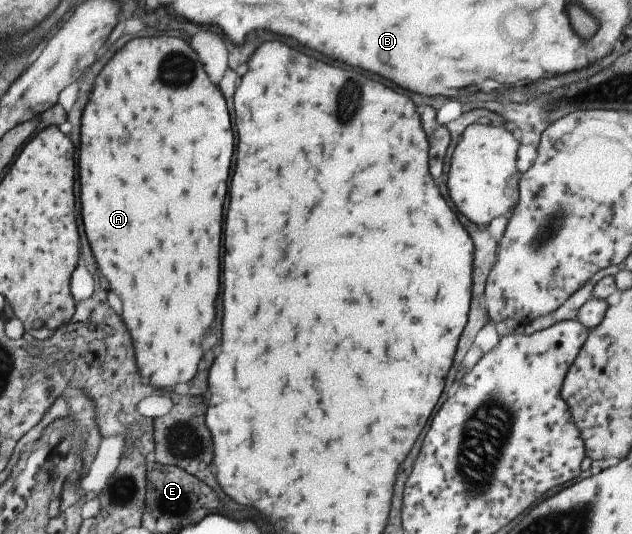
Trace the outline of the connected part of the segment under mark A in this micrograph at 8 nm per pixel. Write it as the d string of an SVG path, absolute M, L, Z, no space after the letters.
M150 36L150 38L134 38L122 46L100 70L94 78L88 104L82 110L80 118L80 140L78 140L78 190L80 190L80 208L82 208L82 222L86 230L88 244L92 248L94 260L98 270L106 278L106 284L116 292L122 302L120 316L130 330L135 363L139 373L152 388L158 388L162 393L169 393L174 386L188 382L196 366L202 358L200 338L202 332L210 328L210 322L216 316L216 294L218 294L218 278L220 278L220 224L222 224L222 202L226 198L226 182L230 176L230 160L234 152L234 136L230 130L230 118L226 114L224 98L220 90L208 80L198 62L196 52L186 44L186 40L176 36Z

